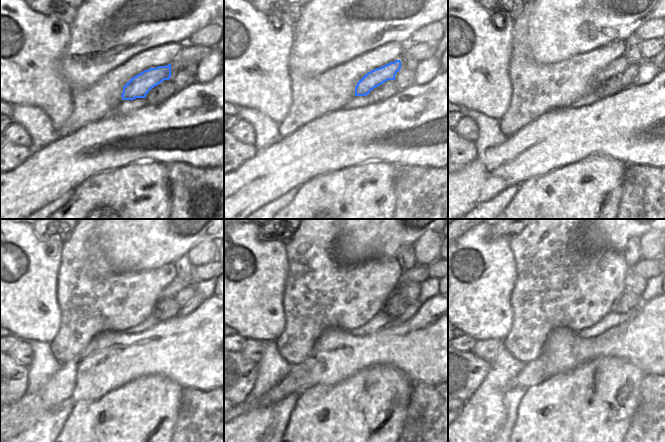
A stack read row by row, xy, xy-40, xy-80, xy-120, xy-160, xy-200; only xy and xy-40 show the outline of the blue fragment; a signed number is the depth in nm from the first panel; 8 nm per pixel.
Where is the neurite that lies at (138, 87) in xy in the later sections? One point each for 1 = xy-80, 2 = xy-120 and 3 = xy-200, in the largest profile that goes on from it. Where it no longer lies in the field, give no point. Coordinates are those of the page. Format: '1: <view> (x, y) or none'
1: xy-80 (616, 68)
2: xy-120 (170, 291)
3: xy-200 (647, 269)

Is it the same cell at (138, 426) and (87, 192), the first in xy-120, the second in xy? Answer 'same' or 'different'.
same

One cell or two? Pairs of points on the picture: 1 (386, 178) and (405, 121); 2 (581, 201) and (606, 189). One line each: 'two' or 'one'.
1: two
2: one

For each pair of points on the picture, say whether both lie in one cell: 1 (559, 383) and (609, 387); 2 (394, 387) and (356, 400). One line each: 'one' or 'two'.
1: one
2: one

